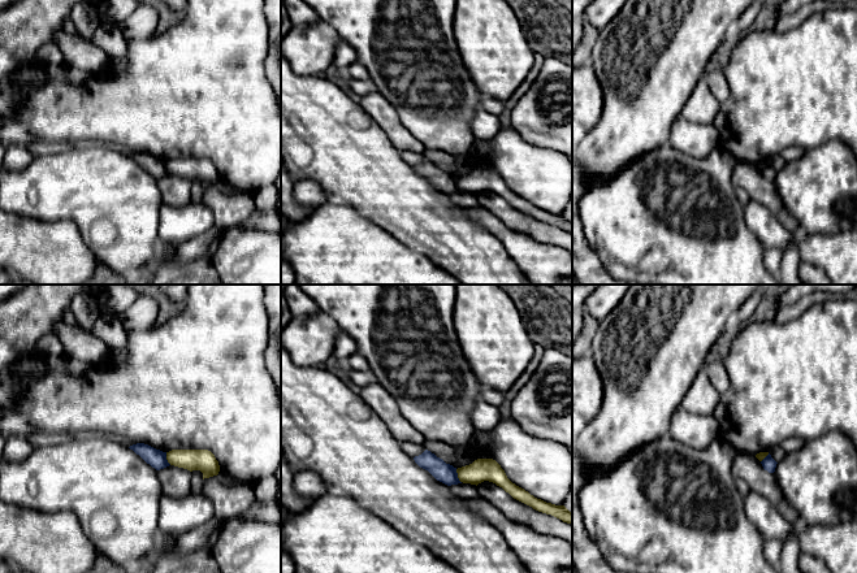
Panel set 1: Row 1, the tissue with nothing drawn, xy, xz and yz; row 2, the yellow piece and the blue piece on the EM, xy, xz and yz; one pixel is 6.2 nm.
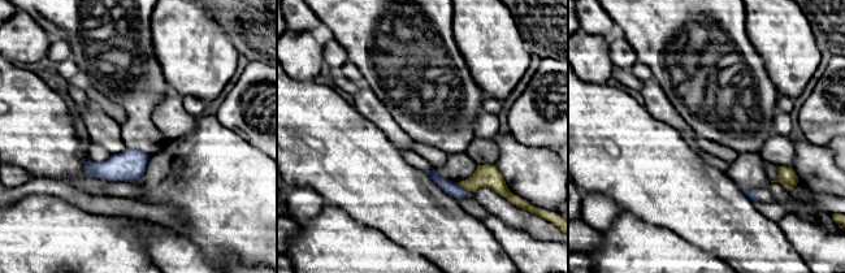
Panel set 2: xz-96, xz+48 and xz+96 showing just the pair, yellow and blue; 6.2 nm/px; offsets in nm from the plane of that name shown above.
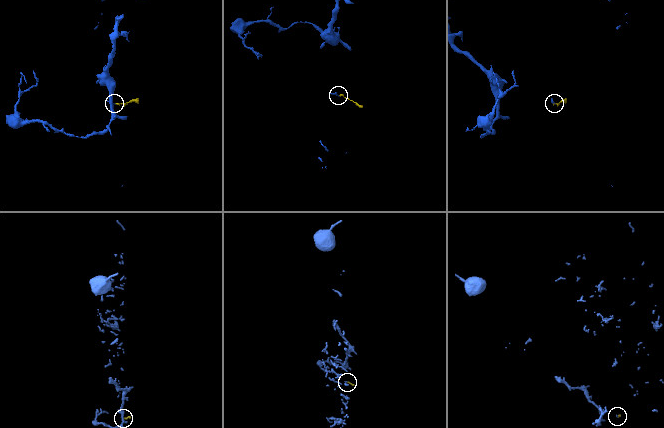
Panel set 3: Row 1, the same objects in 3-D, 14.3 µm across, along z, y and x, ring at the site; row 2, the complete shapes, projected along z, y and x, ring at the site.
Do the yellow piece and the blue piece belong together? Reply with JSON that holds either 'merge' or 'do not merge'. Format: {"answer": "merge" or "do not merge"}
{"answer": "do not merge"}

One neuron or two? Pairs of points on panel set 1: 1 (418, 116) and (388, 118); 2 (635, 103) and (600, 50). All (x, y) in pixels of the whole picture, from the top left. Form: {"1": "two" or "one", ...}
{"1": "two", "2": "one"}

